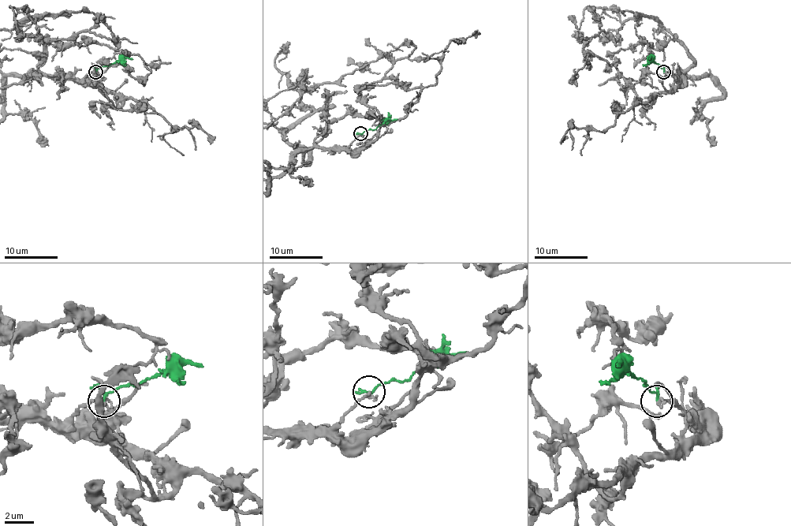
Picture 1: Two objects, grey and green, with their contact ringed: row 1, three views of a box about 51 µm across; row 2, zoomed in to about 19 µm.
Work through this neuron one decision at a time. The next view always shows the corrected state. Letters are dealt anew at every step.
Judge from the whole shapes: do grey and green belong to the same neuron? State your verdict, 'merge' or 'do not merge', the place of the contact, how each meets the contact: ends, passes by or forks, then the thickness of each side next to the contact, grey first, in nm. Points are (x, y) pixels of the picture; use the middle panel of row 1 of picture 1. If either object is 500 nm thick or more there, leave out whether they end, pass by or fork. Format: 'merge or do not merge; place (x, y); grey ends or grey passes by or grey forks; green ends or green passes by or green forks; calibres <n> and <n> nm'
do not merge; place (360, 133); grey ends; green passes by; calibres 280 and 140 nm

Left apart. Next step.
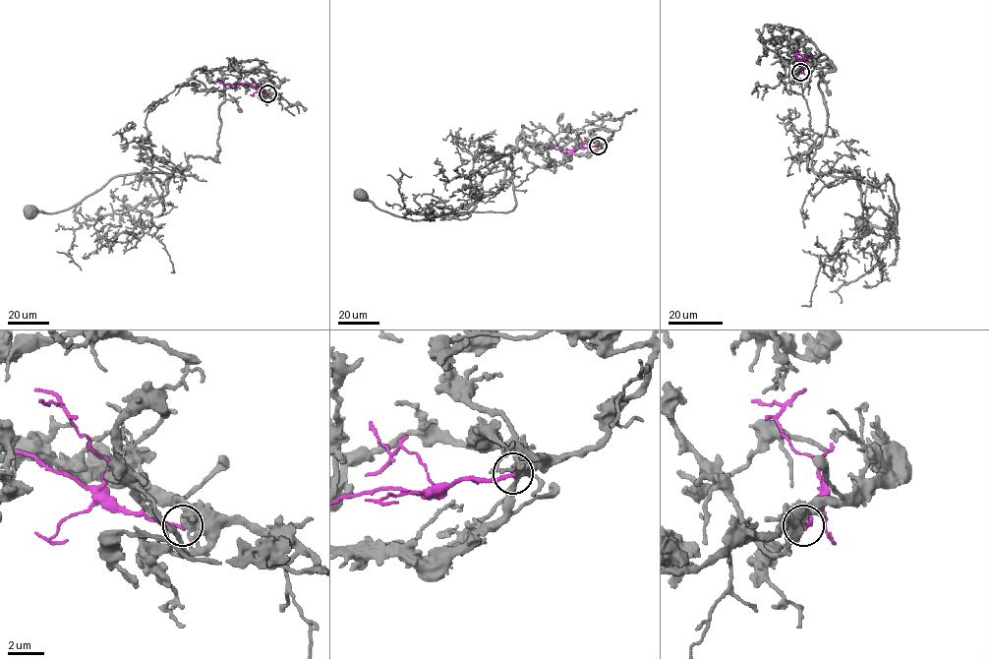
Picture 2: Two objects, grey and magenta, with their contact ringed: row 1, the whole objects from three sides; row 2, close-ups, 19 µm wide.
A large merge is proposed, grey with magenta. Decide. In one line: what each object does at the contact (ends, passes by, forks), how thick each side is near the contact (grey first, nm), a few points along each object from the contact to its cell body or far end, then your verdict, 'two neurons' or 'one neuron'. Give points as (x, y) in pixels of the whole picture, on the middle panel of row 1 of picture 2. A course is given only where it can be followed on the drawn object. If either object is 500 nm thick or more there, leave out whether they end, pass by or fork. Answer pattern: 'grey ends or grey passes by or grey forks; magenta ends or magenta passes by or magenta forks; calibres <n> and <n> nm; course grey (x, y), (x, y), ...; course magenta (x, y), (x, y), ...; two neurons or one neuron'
calibres 650 and 190 nm; course grey (598, 146), (567, 154), (555, 171), (541, 143), (513, 151), (508, 211), (412, 220), (360, 193); course magenta (598, 146), (575, 149), (555, 149), (549, 146); two neurons

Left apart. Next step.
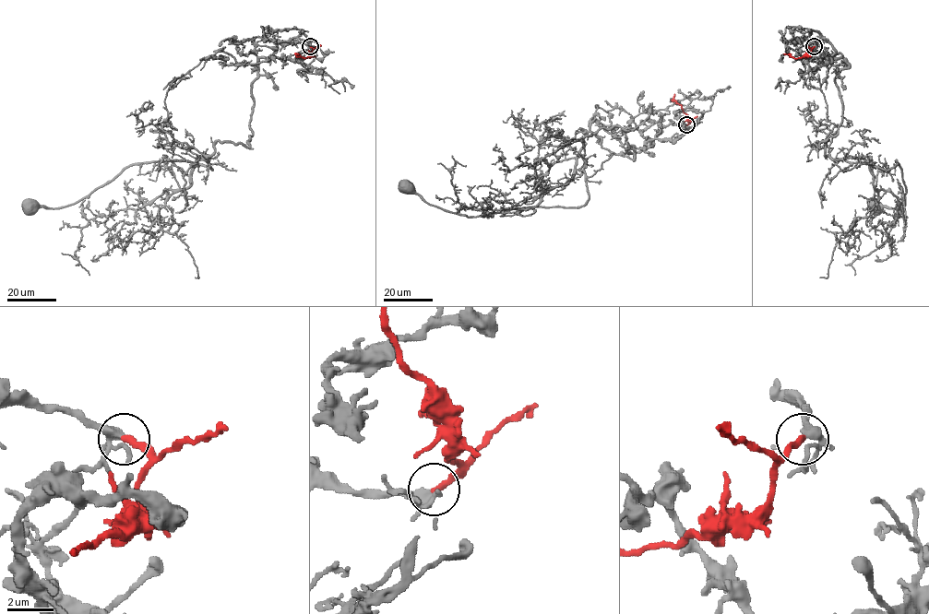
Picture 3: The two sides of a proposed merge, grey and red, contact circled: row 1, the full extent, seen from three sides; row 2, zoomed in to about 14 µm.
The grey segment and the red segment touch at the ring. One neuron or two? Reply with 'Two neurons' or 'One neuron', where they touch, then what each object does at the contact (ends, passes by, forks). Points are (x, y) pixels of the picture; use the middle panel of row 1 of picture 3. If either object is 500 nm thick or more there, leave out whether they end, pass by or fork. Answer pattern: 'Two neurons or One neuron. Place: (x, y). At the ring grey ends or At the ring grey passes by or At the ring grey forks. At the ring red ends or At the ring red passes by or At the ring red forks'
One neuron. Place: (686, 124). At the ring grey forks. At the ring red ends

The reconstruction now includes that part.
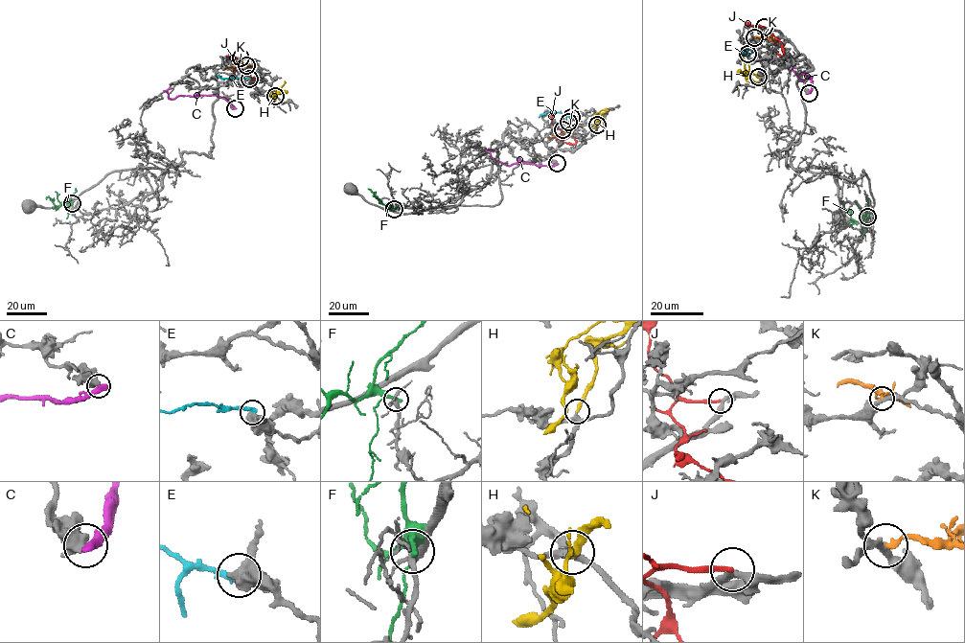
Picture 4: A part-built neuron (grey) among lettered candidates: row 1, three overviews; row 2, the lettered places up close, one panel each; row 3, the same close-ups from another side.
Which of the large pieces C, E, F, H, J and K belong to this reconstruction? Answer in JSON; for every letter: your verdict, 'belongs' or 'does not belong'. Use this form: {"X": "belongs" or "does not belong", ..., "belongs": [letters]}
{"C": "does not belong", "E": "does not belong", "F": "does not belong", "H": "belongs", "J": "does not belong", "K": "does not belong", "belongs": ["H"]}

